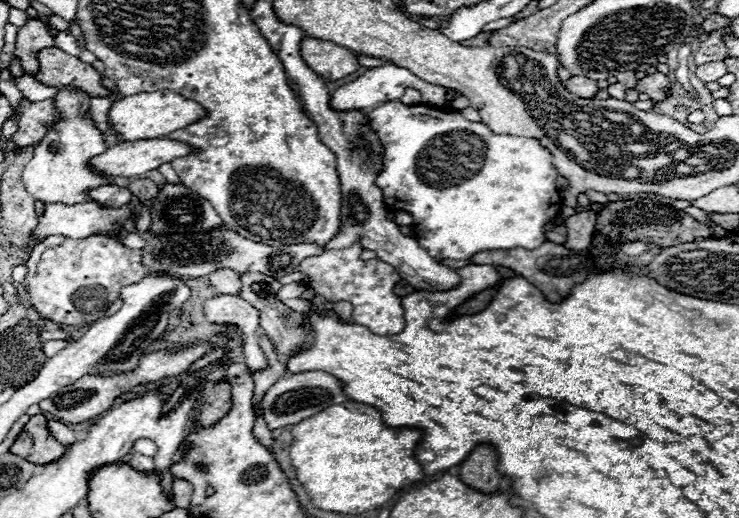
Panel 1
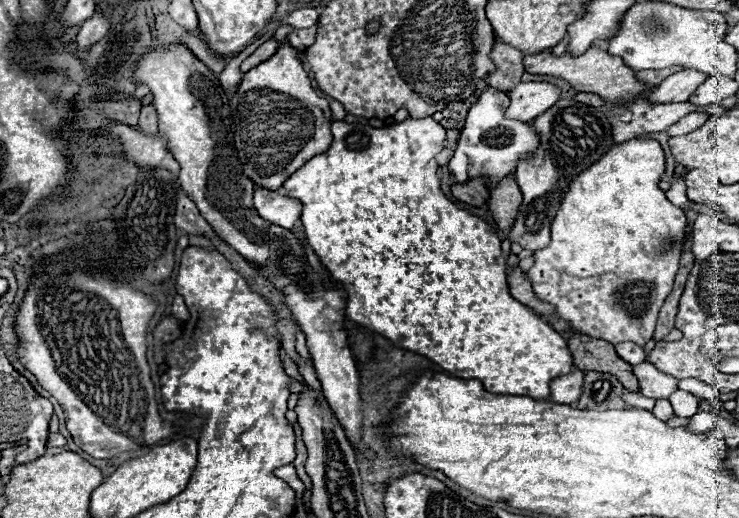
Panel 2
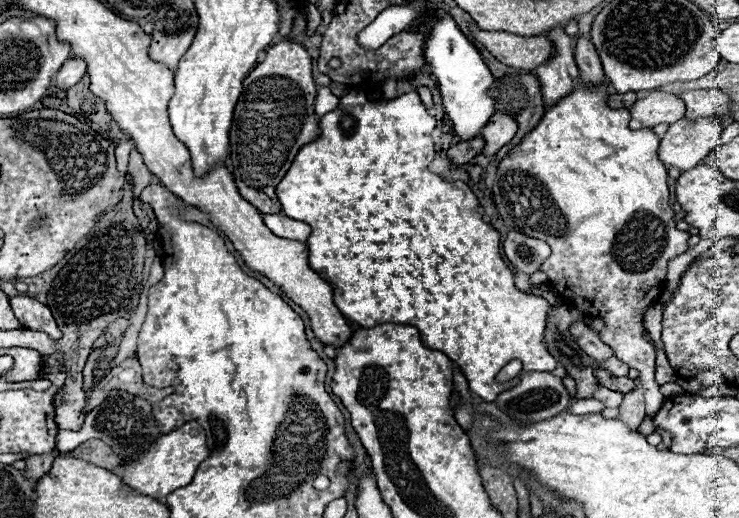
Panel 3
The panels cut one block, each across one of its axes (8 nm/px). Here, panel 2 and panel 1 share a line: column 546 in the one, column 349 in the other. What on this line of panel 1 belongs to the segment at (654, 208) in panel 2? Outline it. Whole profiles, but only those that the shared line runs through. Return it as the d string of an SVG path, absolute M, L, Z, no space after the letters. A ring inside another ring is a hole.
M356 240L352 246L342 248L342 250L324 250L322 254L304 260L298 266L298 272L306 274L308 276L306 282L310 282L308 288L324 296L328 302L340 302L340 300L352 302L354 324L366 326L370 332L380 334L380 336L398 334L404 330L402 300L400 296L394 294L394 286L400 282L400 274L380 258L362 260L360 258L362 250L364 248L360 240Z

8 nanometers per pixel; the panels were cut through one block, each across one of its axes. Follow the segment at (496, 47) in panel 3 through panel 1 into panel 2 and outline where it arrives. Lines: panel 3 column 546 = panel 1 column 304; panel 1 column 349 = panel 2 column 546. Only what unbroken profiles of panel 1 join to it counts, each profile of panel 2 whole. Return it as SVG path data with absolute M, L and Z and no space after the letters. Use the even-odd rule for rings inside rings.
M592 46L588 52L584 52L580 56L572 56L568 52L564 52L562 56L554 56L550 50L544 50L538 54L526 54L524 68L530 74L548 74L548 76L564 78L576 92L598 94L608 104L620 104L620 102L626 104L630 98L634 100L642 92L646 92L646 96L652 92L650 86L646 86L634 78L634 72L628 66L624 66L624 62L620 58L606 54L604 50L600 50L596 46Z

